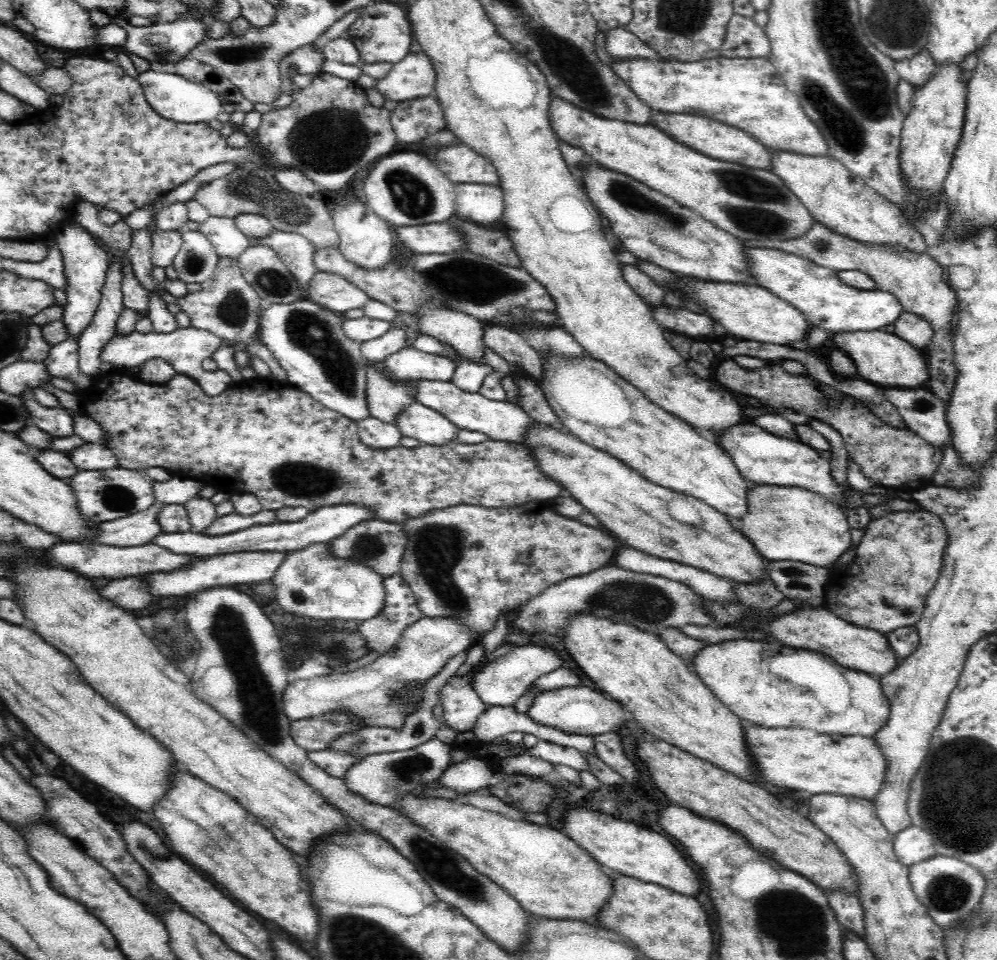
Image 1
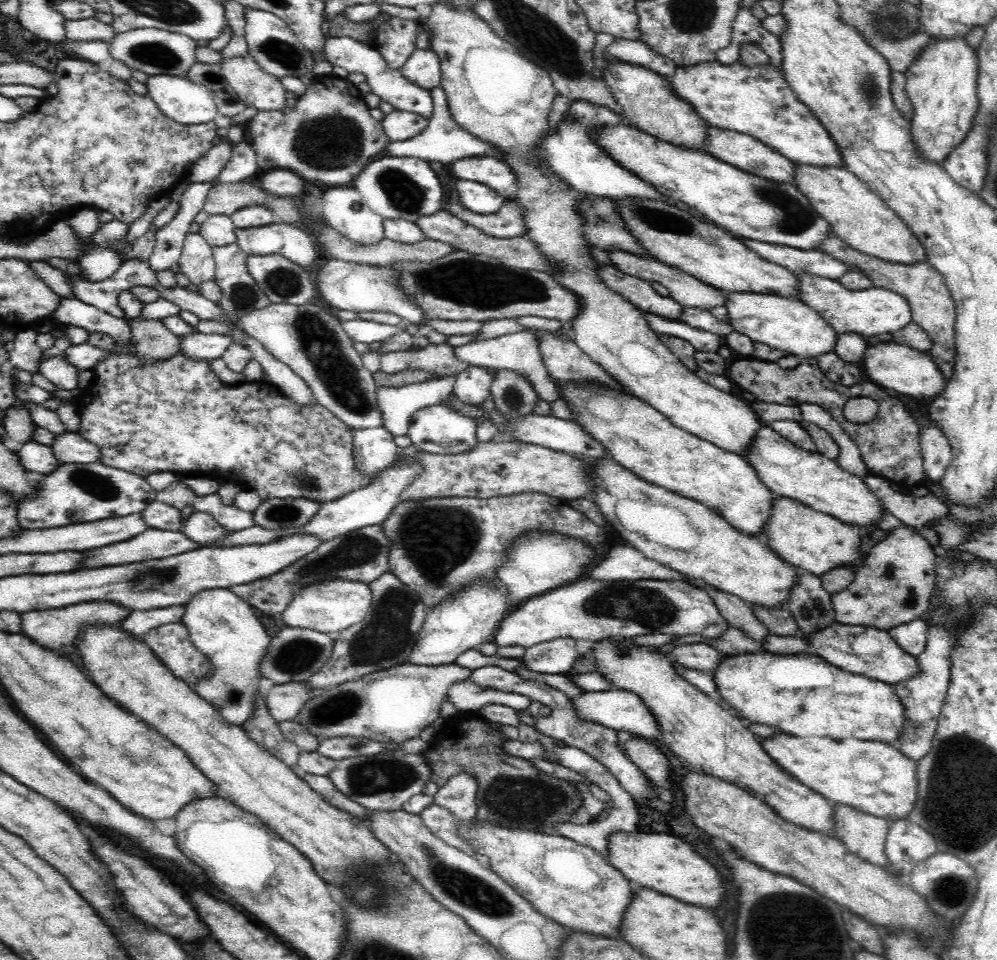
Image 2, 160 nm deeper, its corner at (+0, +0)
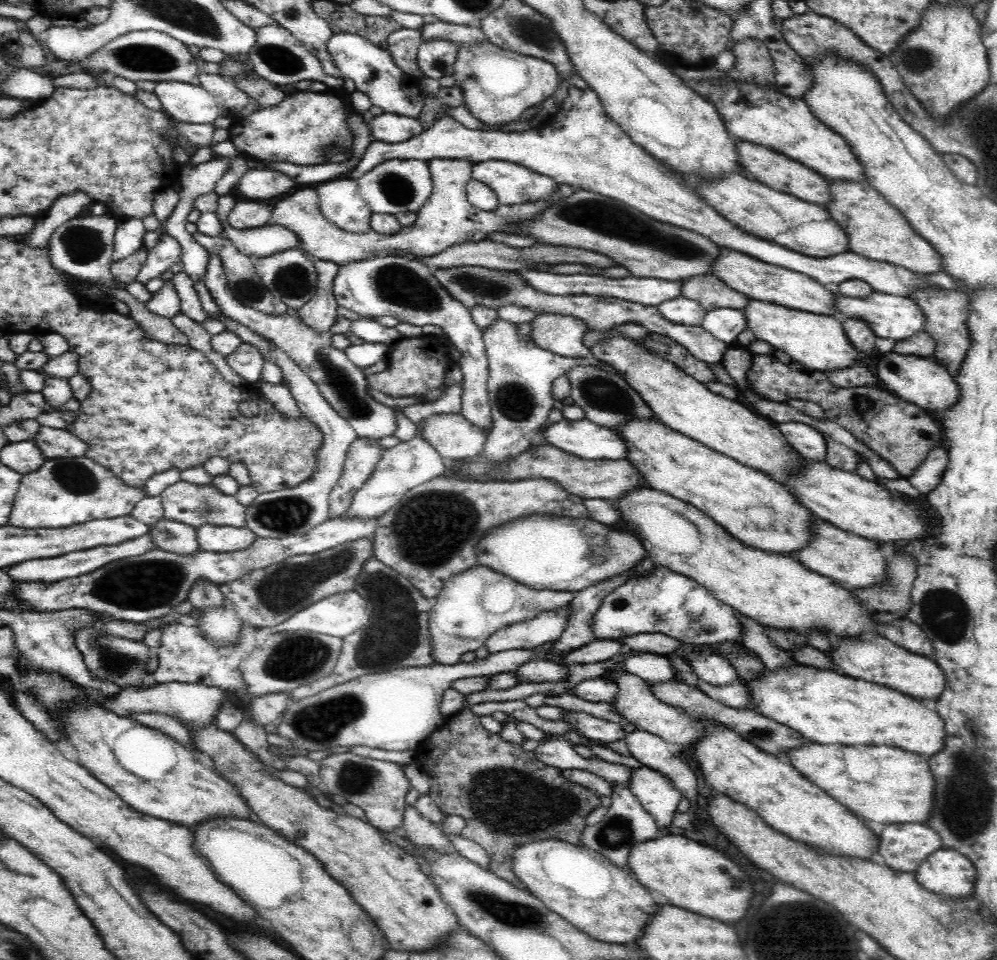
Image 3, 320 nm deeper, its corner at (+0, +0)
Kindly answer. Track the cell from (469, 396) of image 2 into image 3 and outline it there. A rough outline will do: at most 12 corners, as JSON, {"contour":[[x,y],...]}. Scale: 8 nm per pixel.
{"contour":[[400,254],[341,265],[337,306],[442,329],[460,353],[461,416],[494,419],[471,309]]}

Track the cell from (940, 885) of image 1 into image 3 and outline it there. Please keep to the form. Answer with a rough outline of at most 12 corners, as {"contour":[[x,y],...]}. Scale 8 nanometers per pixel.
{"contour":[[946,848],[914,873],[930,893],[973,895],[977,870]]}

